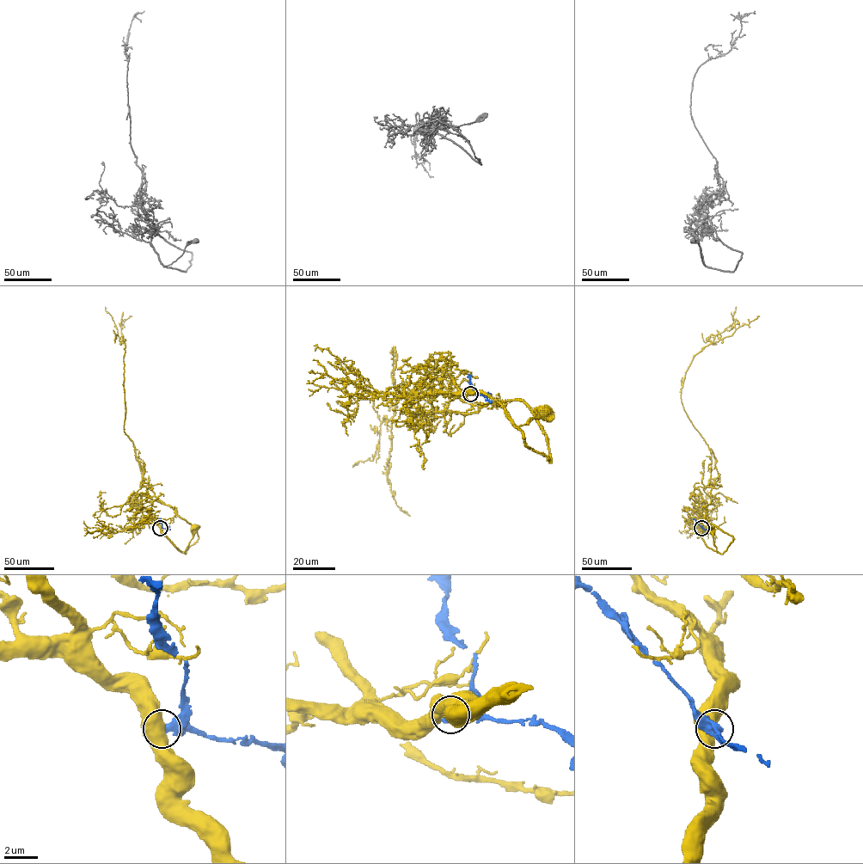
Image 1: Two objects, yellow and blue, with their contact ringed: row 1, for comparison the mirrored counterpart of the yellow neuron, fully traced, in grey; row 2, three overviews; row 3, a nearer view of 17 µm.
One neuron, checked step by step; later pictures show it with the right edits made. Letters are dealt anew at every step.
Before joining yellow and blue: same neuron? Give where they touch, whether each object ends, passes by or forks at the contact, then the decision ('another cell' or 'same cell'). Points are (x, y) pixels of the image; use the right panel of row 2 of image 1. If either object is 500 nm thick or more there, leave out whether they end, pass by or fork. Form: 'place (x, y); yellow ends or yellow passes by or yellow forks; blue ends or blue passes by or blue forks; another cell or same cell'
place (701, 528); another cell

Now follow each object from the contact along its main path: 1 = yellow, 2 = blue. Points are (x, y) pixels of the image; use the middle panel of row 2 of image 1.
1: (470, 394), (480, 391), (494, 399), (516, 426), (526, 425), (537, 418), (542, 411)
2: (470, 394), (474, 386), (468, 374)

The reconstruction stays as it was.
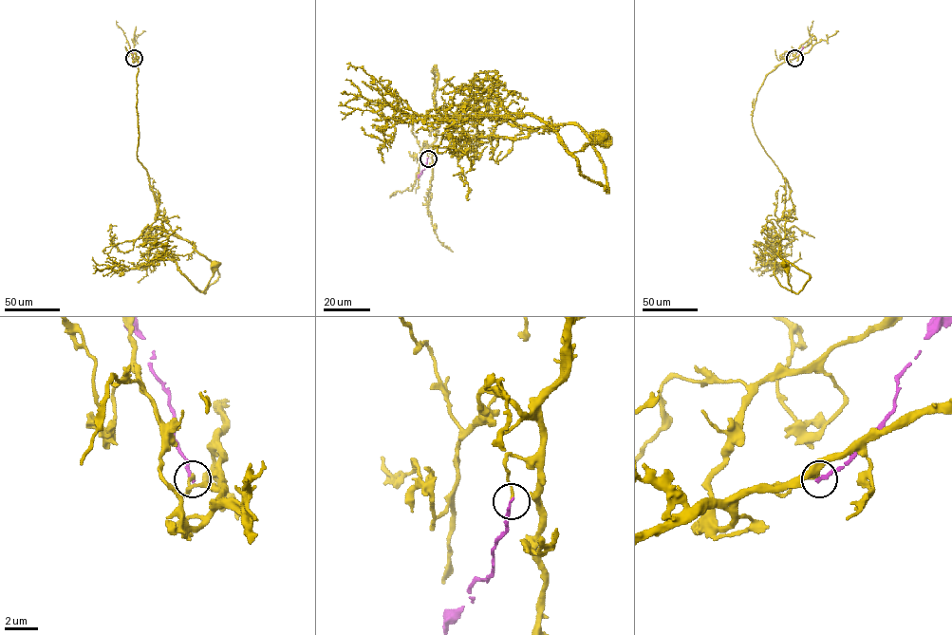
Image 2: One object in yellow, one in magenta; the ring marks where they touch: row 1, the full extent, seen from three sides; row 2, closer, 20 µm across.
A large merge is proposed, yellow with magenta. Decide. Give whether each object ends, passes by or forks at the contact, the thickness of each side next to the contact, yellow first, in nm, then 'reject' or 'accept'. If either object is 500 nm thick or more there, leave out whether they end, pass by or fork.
yellow passes by | magenta ends | 130/200 nm | reject

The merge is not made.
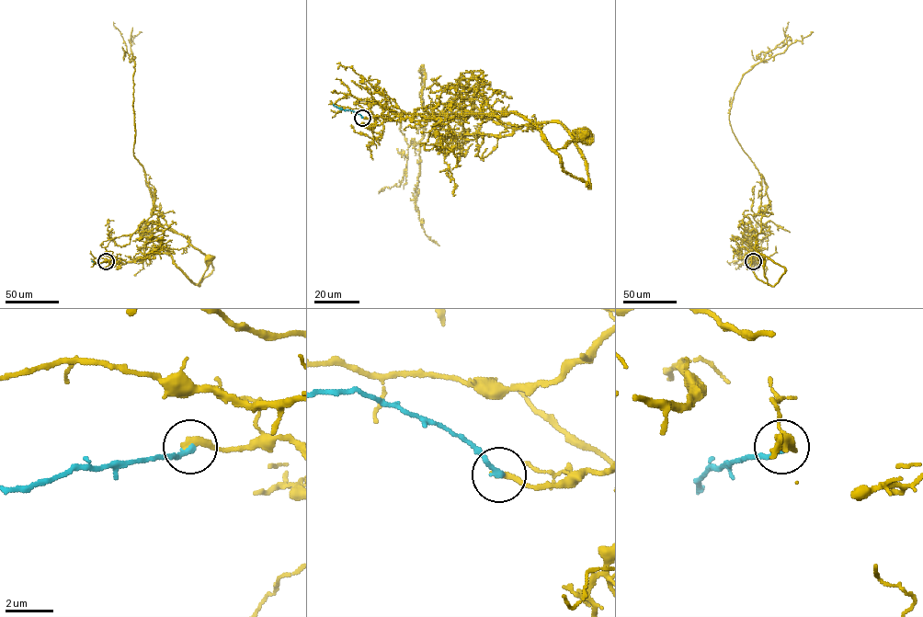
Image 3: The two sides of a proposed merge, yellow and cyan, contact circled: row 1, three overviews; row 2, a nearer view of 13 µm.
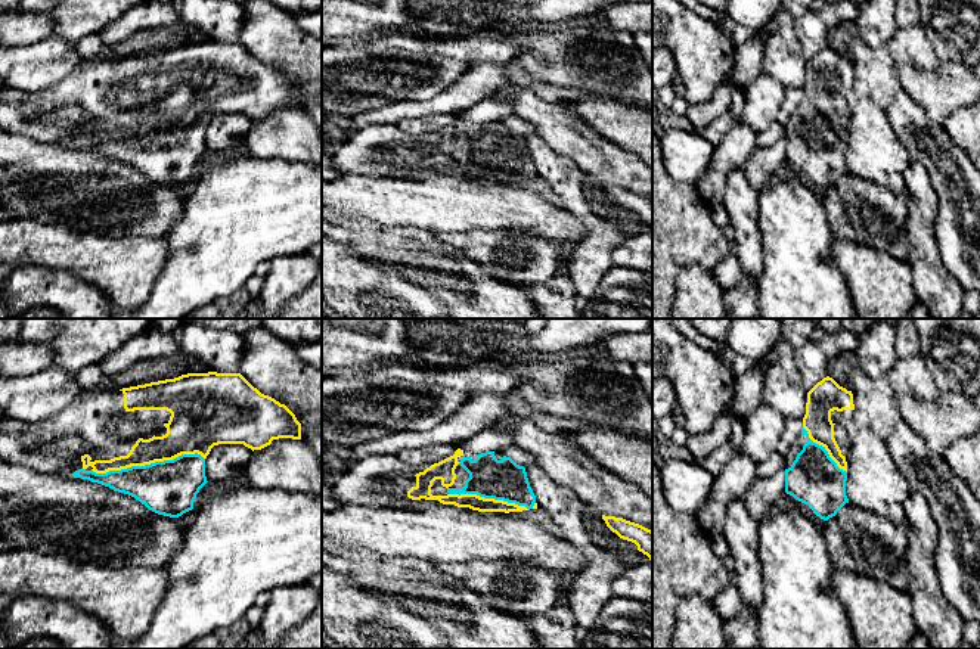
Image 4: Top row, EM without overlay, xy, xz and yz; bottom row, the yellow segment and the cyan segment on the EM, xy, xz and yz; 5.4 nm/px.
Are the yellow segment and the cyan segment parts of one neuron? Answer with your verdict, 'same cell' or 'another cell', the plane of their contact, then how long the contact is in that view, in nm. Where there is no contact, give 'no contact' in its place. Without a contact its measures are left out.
same cell; contact in xy; length 600 nm

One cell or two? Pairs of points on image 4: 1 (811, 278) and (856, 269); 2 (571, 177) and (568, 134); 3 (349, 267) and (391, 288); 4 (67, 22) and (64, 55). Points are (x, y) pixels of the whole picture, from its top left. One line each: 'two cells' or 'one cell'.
1: two cells
2: two cells
3: one cell
4: two cells

